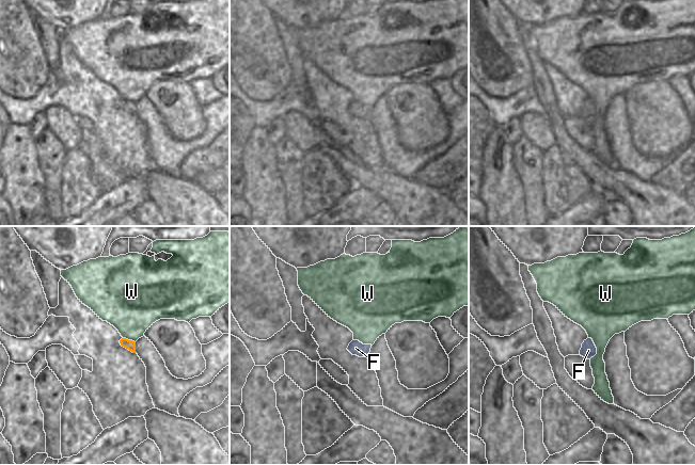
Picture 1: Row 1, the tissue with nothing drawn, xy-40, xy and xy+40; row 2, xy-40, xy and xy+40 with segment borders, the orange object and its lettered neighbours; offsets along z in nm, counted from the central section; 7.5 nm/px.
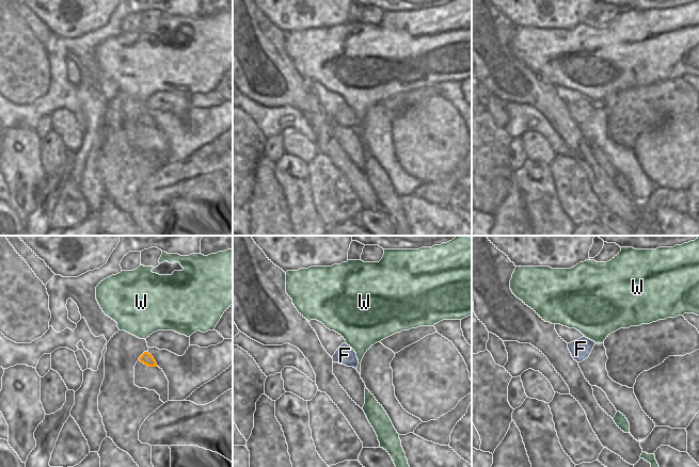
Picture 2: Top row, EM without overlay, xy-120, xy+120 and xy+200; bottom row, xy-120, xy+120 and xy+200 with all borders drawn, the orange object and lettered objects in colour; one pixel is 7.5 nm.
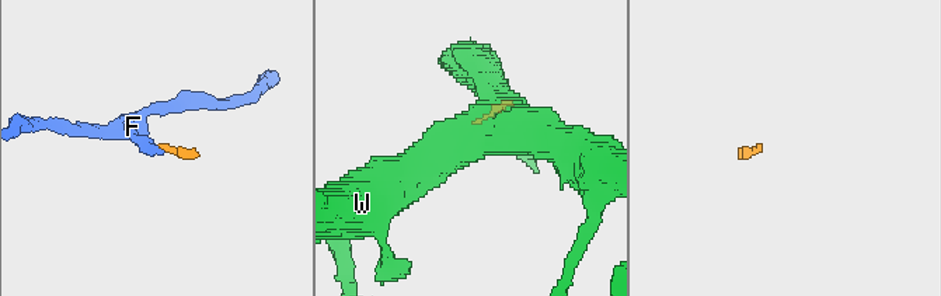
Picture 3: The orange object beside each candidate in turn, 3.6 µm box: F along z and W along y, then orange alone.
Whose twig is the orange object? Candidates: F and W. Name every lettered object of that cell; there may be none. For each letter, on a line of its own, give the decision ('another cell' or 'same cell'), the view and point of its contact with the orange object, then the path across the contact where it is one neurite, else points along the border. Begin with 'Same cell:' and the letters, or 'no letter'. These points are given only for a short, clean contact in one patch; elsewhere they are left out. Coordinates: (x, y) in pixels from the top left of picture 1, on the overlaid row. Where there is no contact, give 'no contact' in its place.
Same cell: F
F: same cell | no contact
W: another cell | xy-40 (129, 340)

